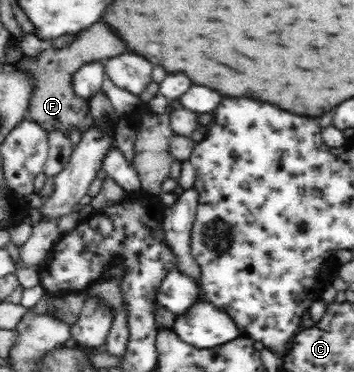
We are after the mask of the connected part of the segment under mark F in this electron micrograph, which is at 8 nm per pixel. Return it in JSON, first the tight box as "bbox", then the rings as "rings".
{"bbox":[25,24,125,132],"rings":[[[93,24],[89,28],[77,34],[75,40],[65,48],[44,49],[43,54],[37,60],[27,60],[25,70],[30,78],[35,78],[35,94],[30,96],[29,118],[35,120],[47,132],[61,130],[67,132],[71,126],[79,128],[81,132],[87,131],[94,119],[89,111],[88,101],[84,97],[77,96],[72,87],[74,74],[77,69],[90,62],[104,62],[110,57],[119,56],[125,52],[125,44],[117,40],[115,32],[109,32],[107,24]]]}

